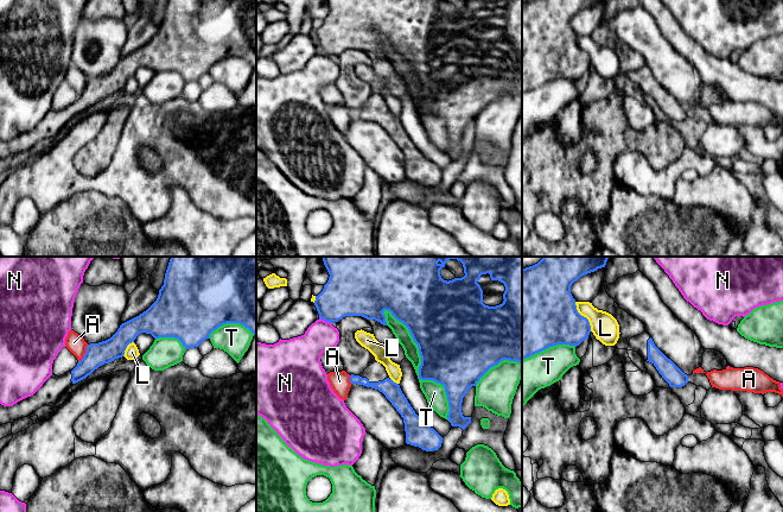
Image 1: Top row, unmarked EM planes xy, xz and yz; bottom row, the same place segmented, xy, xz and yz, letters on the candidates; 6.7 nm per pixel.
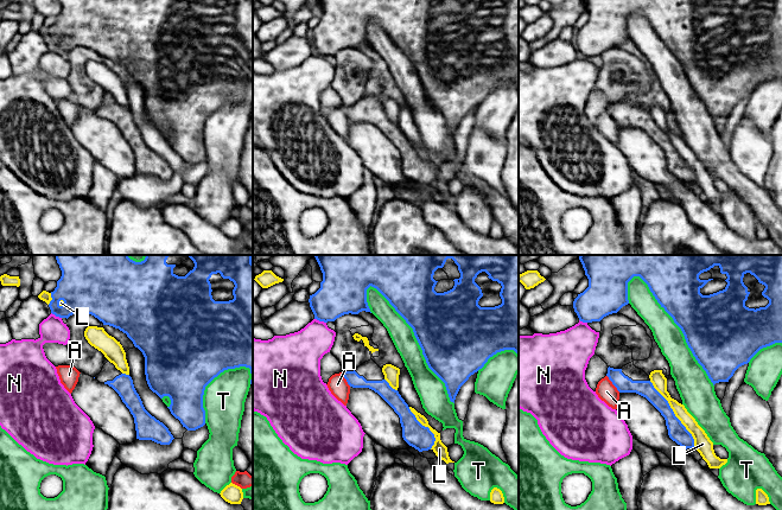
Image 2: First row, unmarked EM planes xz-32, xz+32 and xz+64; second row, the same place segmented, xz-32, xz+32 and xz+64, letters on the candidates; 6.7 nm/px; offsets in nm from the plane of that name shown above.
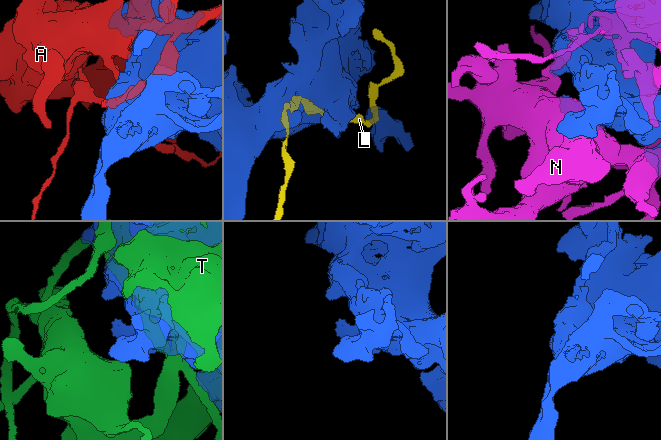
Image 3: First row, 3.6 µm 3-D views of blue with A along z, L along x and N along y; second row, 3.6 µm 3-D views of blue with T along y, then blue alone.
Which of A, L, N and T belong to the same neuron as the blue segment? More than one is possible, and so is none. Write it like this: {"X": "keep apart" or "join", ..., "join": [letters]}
{"A": "keep apart", "L": "keep apart", "N": "keep apart", "T": "keep apart", "join": []}

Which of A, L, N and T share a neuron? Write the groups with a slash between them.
A / L / N / T

